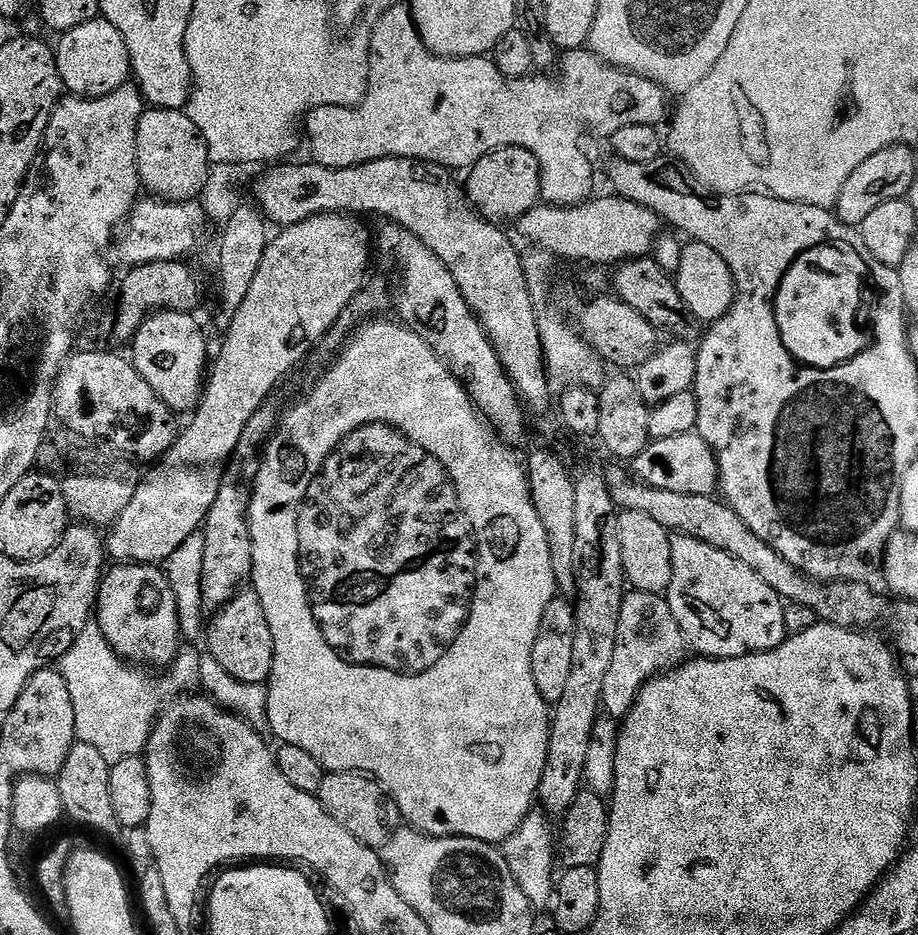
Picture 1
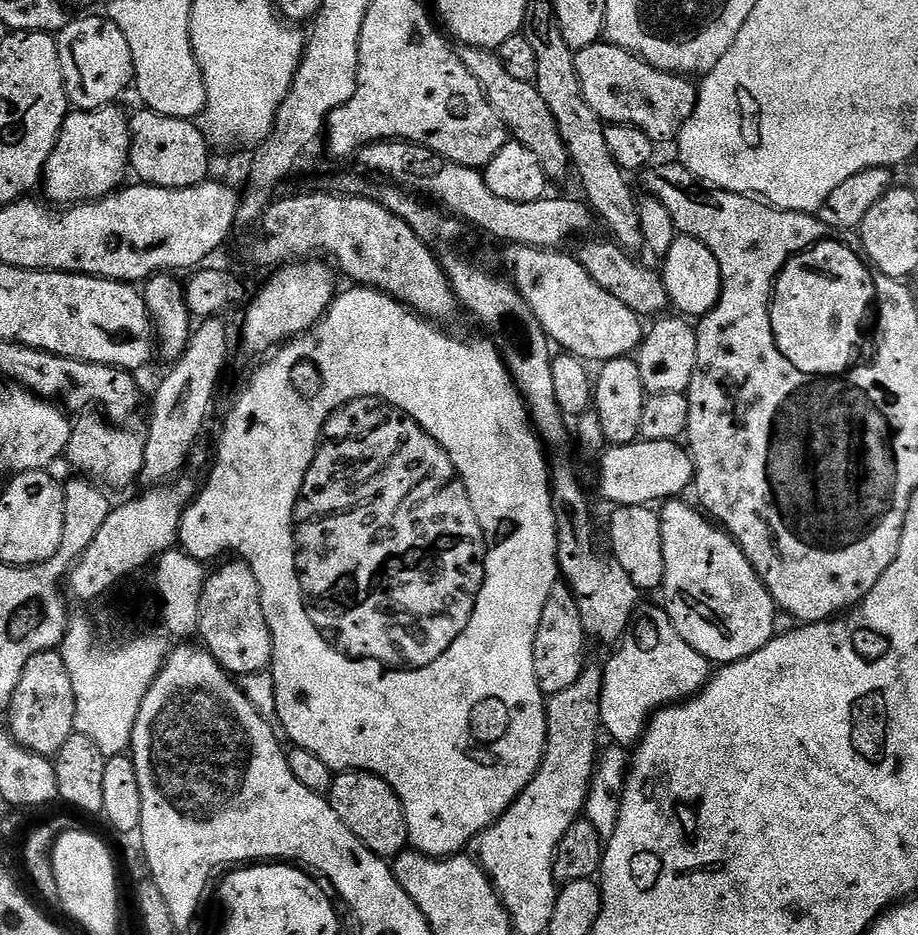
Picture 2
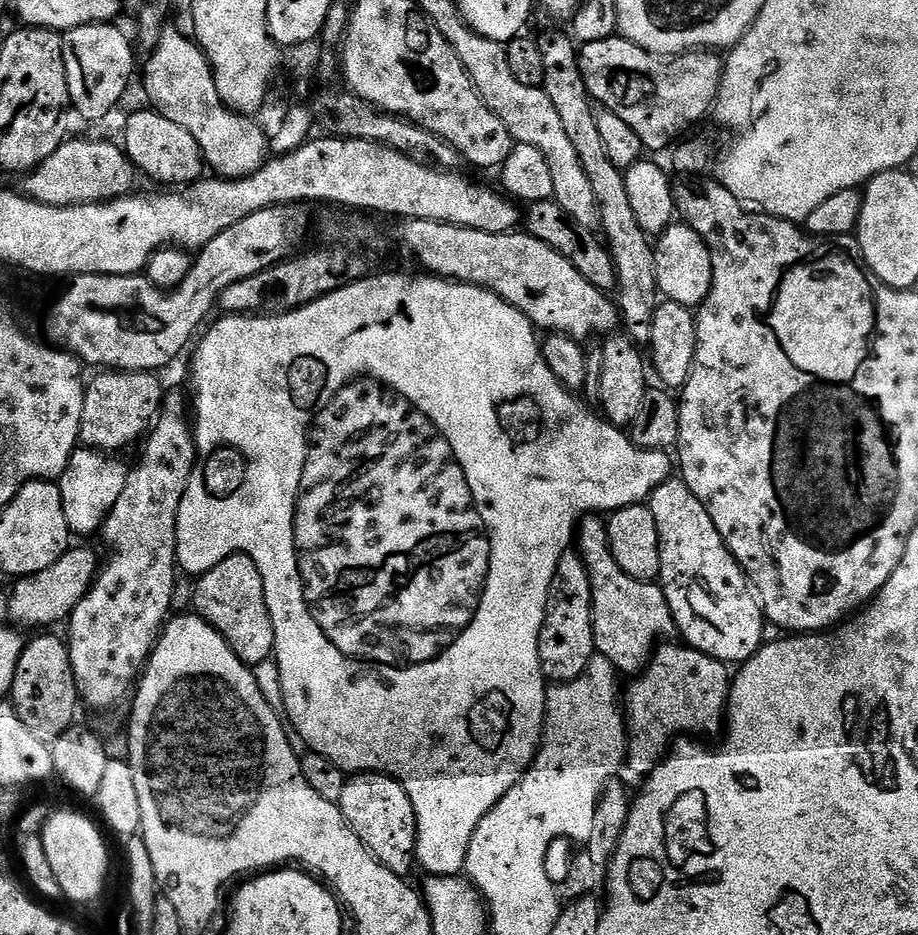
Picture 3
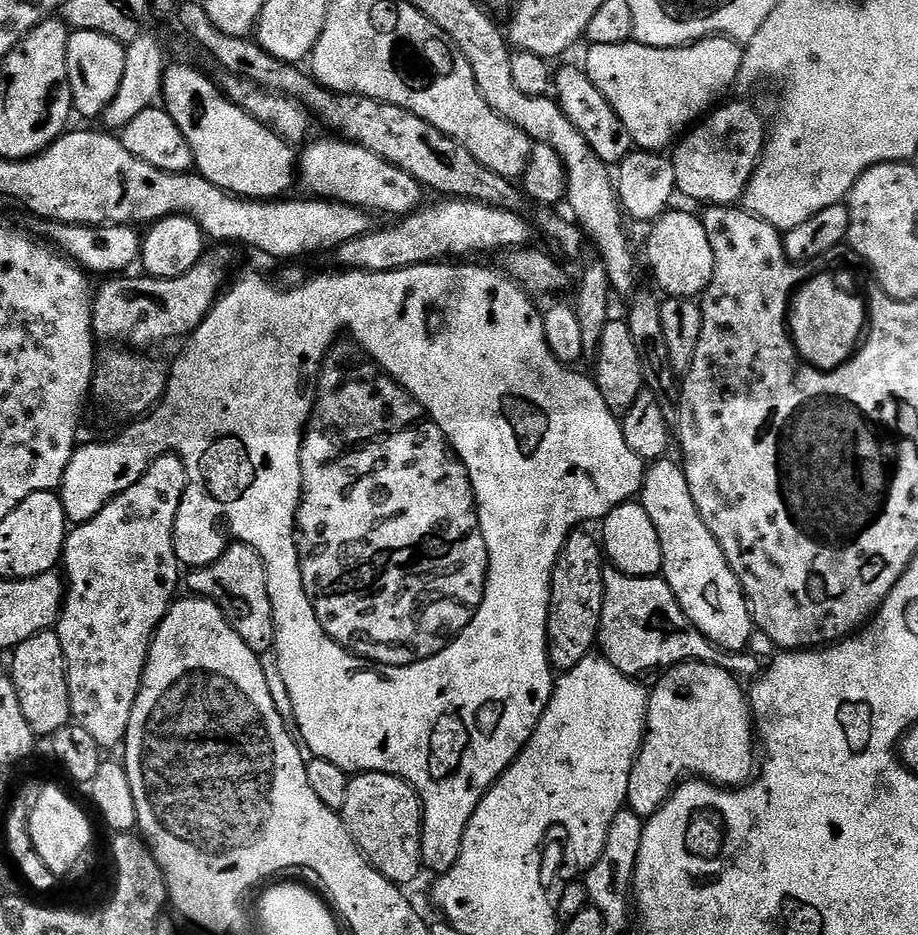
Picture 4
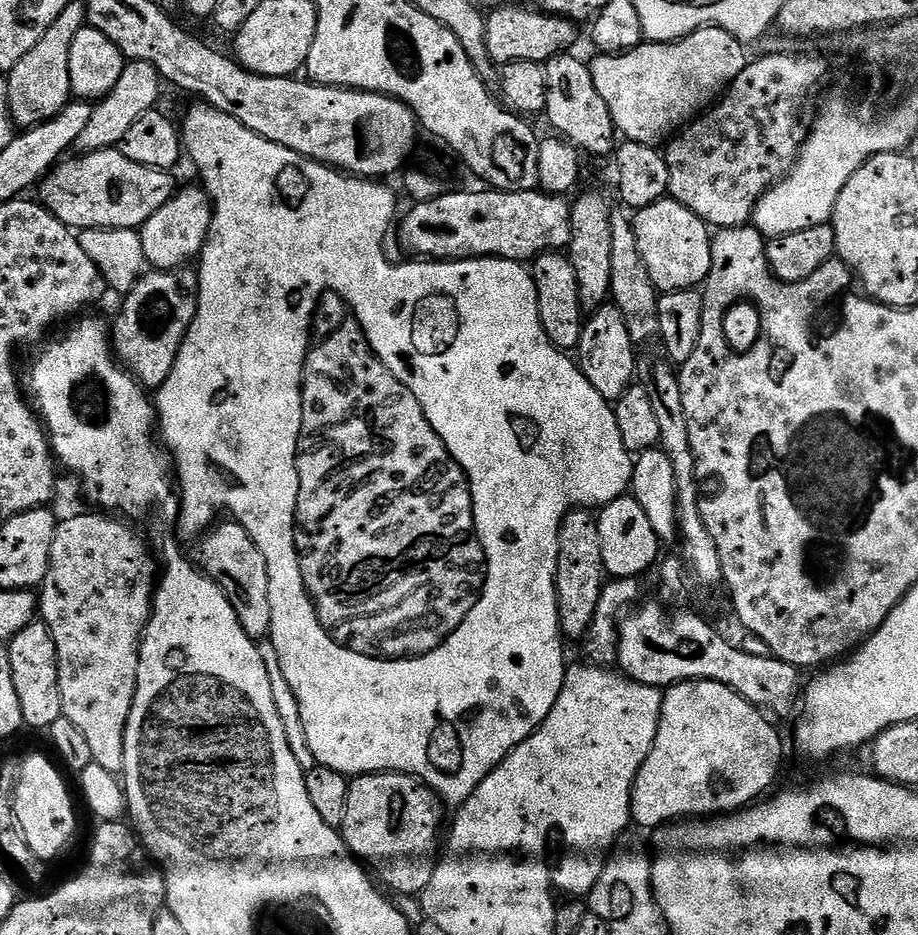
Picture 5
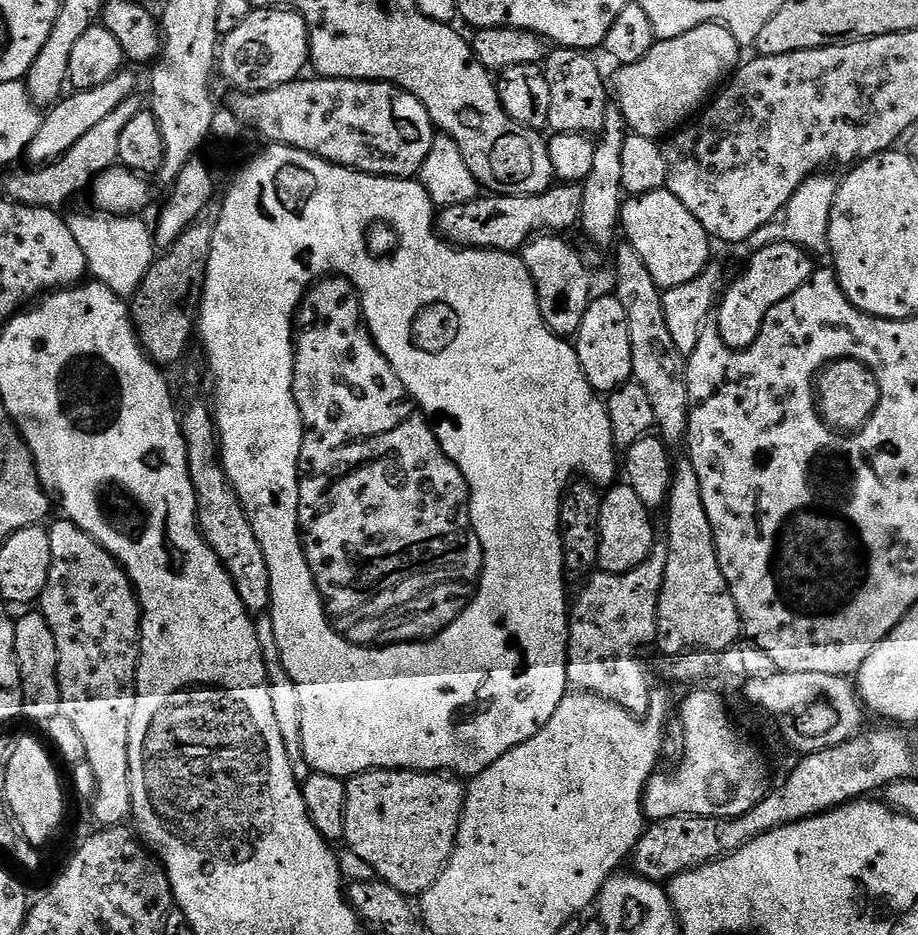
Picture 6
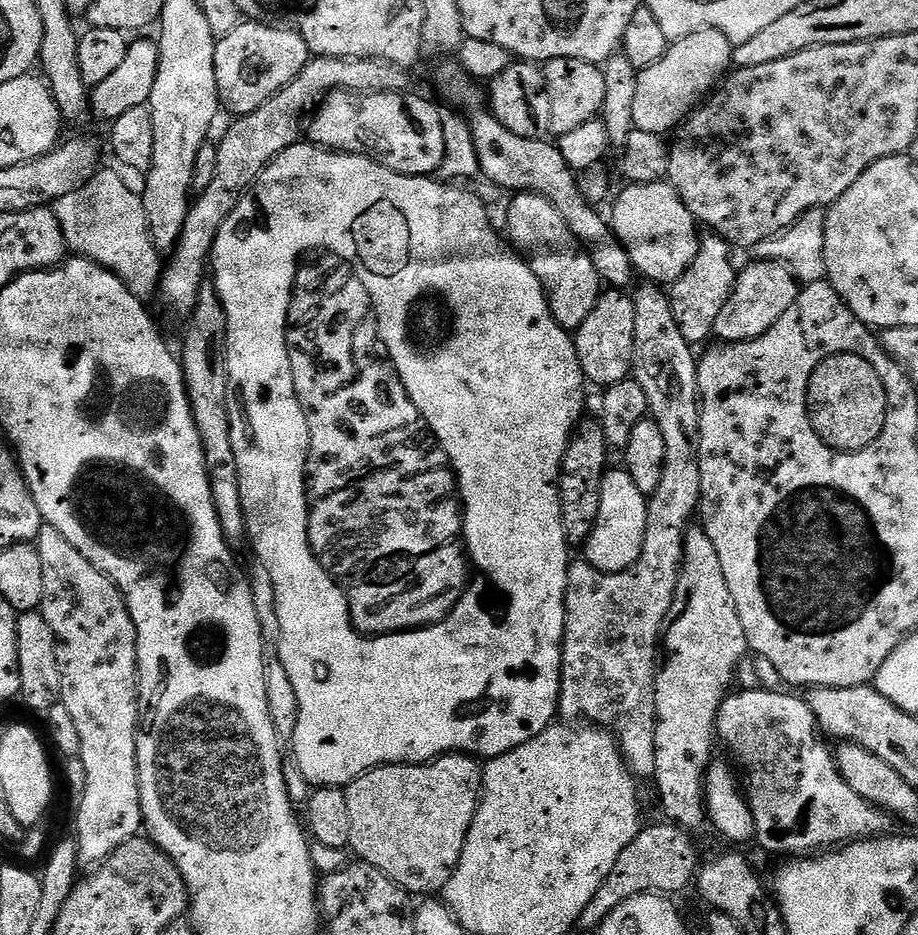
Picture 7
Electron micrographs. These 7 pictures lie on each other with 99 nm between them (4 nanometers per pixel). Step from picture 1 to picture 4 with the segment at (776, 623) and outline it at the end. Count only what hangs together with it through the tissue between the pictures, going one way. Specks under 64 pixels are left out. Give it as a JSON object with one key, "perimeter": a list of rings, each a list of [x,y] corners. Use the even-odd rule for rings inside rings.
{"perimeter":[[[665,458],[647,465],[644,473],[644,484],[638,493],[638,503],[650,514],[650,522],[654,522],[654,530],[658,530],[658,542],[662,542],[662,575],[664,581],[674,590],[674,598],[678,598],[678,606],[694,622],[694,626],[702,635],[725,652],[743,652],[752,640],[754,625],[752,612],[748,608],[748,599],[744,597],[742,586],[730,570],[730,562],[726,562],[726,554],[722,546],[718,546],[716,536],[710,534],[706,522],[698,514],[698,506],[694,506],[694,498],[690,494],[690,482],[686,482],[684,468]]]}

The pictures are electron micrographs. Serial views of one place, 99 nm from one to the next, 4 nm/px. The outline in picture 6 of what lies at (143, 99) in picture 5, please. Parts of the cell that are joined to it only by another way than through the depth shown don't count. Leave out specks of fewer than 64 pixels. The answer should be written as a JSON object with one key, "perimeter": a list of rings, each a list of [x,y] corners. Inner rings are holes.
{"perimeter":[[[139,95],[131,96],[118,110],[112,111],[94,130],[89,130],[66,154],[59,160],[45,164],[28,172],[16,172],[4,180],[3,195],[13,204],[25,204],[26,206],[38,206],[39,208],[59,209],[60,204],[67,202],[71,196],[76,196],[80,191],[87,189],[98,174],[102,174],[107,168],[113,167],[119,161],[118,145],[122,139],[122,130],[133,121],[134,116],[141,112],[142,104]]]}

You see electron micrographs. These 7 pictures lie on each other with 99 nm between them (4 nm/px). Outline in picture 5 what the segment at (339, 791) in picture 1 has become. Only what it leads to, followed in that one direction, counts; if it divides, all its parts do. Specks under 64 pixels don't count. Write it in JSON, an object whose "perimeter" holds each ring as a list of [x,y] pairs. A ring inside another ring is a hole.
{"perimeter":[[[378,772],[358,776],[348,786],[346,822],[342,835],[352,855],[367,865],[378,880],[378,875],[380,875],[379,883],[385,889],[393,888],[394,891],[401,892],[404,896],[415,897],[423,892],[430,878],[434,878],[438,853],[442,848],[440,827],[444,824],[444,811],[446,811],[445,805],[436,795],[436,791],[429,788],[427,784],[423,784],[421,780],[417,780],[415,776],[406,776],[403,772]]]}

